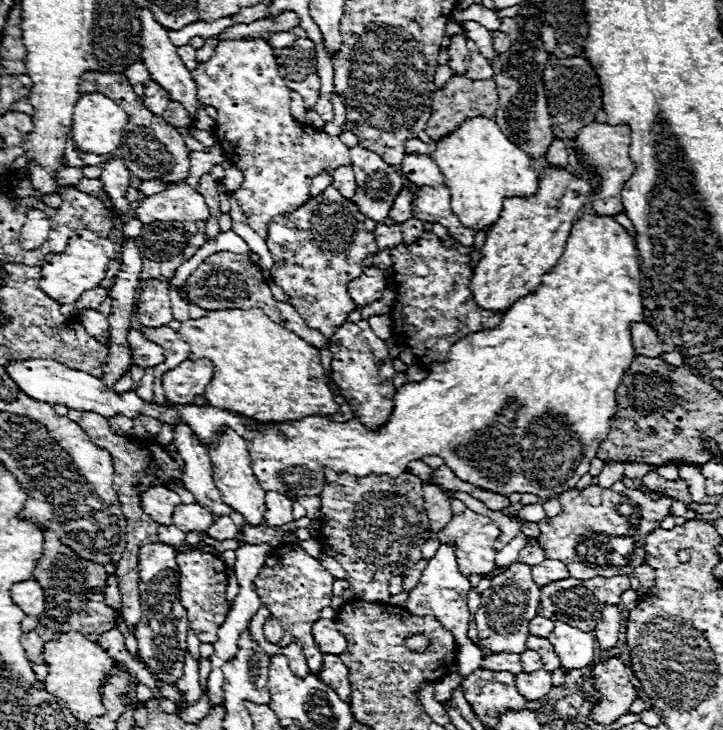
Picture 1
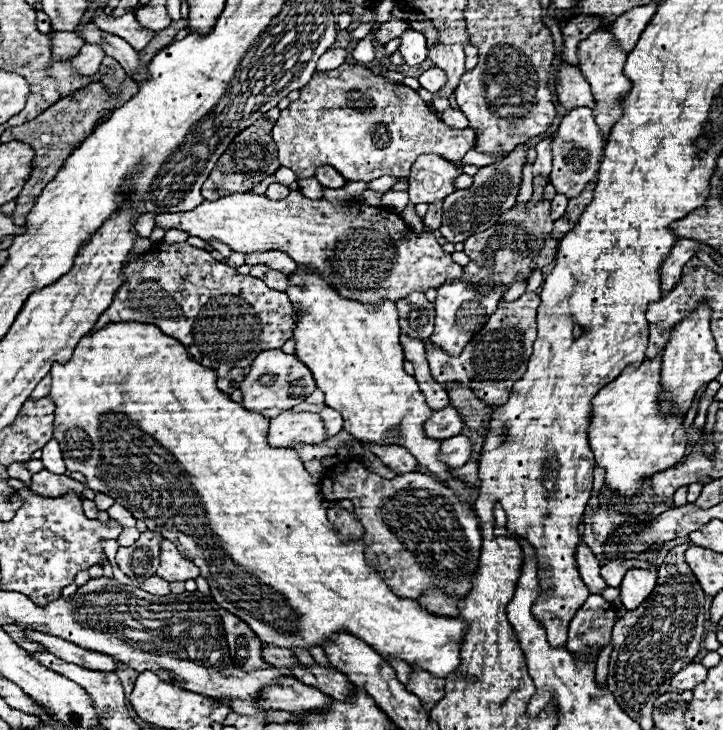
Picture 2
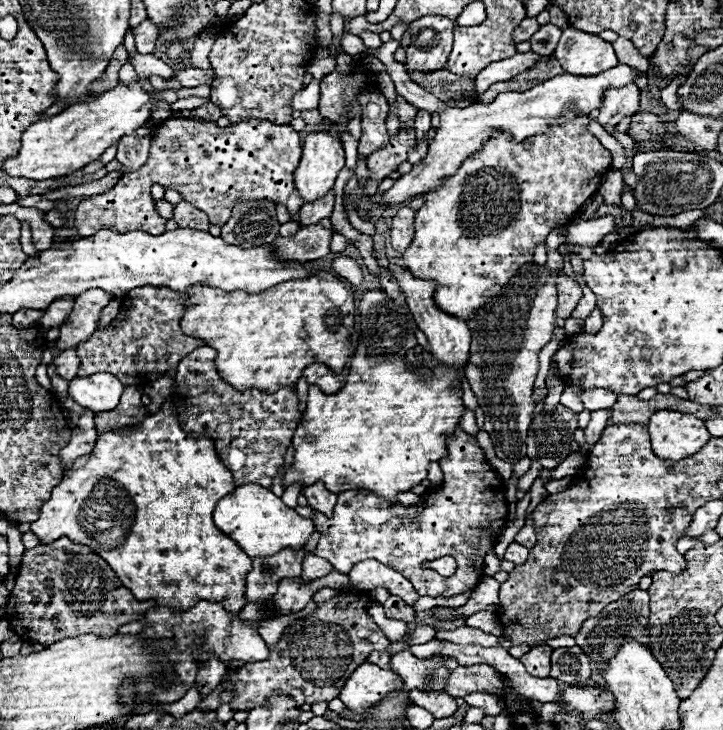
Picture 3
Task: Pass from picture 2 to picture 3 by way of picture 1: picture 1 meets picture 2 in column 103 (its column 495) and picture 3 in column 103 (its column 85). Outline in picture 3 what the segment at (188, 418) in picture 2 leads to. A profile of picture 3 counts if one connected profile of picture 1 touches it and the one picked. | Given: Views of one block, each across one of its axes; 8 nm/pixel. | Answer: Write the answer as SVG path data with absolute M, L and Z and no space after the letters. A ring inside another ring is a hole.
M100 372L94 376L84 376L84 378L74 378L70 380L70 396L82 406L92 412L104 412L110 408L116 408L122 396L122 382L108 374Z

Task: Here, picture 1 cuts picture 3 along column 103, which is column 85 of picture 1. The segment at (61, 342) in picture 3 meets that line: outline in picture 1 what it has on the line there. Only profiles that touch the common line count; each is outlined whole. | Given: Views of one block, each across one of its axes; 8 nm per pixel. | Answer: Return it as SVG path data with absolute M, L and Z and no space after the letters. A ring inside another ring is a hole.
M96 286L96 288L88 290L88 292L84 292L84 296L80 296L80 300L76 300L76 310L80 312L80 310L84 310L84 308L98 308L100 302L102 302L106 296L108 296L108 292L106 292L104 288Z

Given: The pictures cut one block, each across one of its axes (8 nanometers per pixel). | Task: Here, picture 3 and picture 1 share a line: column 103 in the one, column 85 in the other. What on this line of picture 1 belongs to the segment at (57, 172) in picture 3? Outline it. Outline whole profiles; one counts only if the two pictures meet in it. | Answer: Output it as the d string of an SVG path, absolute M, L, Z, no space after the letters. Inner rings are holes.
M98 92L82 94L74 108L74 122L72 122L74 148L88 154L112 154L122 144L122 132L126 122L128 122L126 112L114 100Z

